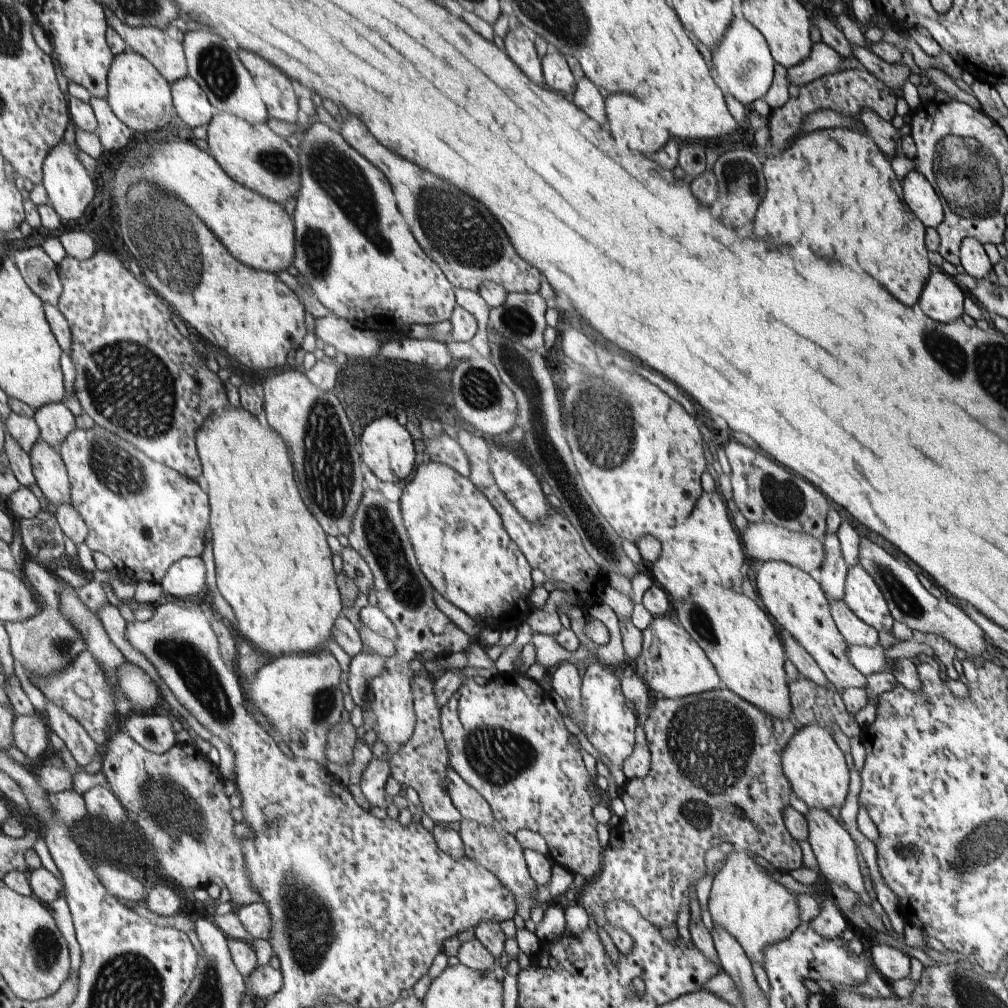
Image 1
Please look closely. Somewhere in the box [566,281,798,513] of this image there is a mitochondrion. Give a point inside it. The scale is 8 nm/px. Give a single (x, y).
(604, 425)

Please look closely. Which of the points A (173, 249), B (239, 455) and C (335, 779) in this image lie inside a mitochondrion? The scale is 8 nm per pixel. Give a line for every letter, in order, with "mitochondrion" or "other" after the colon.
A: mitochondrion
B: other
C: other

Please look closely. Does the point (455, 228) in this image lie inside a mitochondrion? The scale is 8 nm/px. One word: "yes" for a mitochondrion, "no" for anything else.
yes

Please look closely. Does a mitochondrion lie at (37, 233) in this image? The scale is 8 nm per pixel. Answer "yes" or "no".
no

